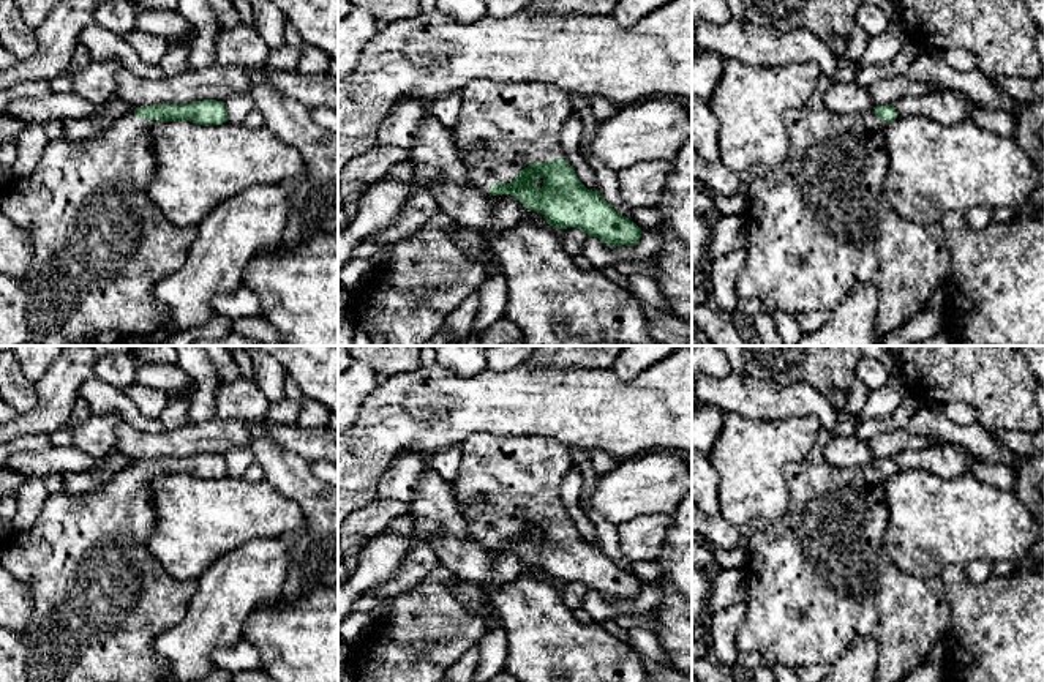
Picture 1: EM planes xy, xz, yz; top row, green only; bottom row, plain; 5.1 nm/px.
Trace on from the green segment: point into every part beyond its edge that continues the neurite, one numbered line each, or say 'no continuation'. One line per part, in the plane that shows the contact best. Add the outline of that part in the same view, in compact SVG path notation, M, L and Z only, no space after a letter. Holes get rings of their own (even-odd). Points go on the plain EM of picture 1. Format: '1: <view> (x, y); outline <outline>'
1: xz (518, 477); outline M474 434L458 447L461 466L450 482L452 494L471 538L482 546L496 537L510 537L529 518L546 516L562 507L561 485L573 461L559 442L540 436Z

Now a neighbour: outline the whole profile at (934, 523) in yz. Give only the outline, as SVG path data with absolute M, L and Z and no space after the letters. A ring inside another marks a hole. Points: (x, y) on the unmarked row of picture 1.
M897 470L886 478L888 529L881 545L889 560L903 573L930 579L949 565L965 568L970 562L1012 562L1030 554L1044 529L1014 491L998 489L975 474L944 480L927 470Z

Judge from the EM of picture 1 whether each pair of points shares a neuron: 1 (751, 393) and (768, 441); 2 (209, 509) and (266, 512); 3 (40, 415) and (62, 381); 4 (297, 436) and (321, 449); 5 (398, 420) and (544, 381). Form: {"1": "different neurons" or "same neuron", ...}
{"1": "different neurons", "2": "same neuron", "3": "same neuron", "4": "same neuron", "5": "same neuron"}

